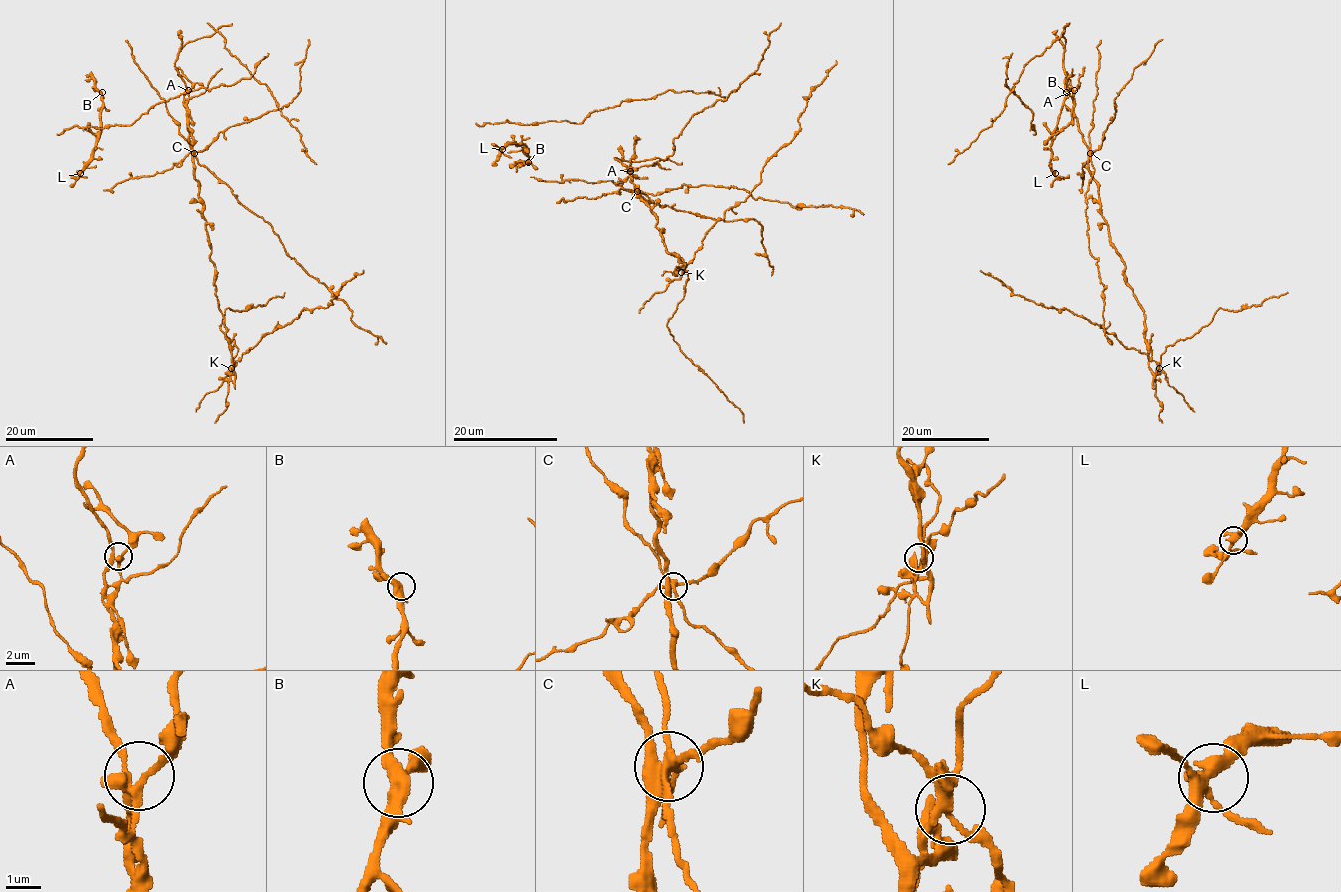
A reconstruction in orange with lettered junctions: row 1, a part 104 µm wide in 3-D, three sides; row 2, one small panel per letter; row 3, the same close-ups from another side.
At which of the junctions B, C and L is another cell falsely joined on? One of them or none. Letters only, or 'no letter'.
C

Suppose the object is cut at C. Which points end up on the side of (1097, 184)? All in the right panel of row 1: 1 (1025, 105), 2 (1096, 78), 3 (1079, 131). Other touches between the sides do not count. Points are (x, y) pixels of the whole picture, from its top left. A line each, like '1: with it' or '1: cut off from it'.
1: cut off from it
2: with it
3: with it

